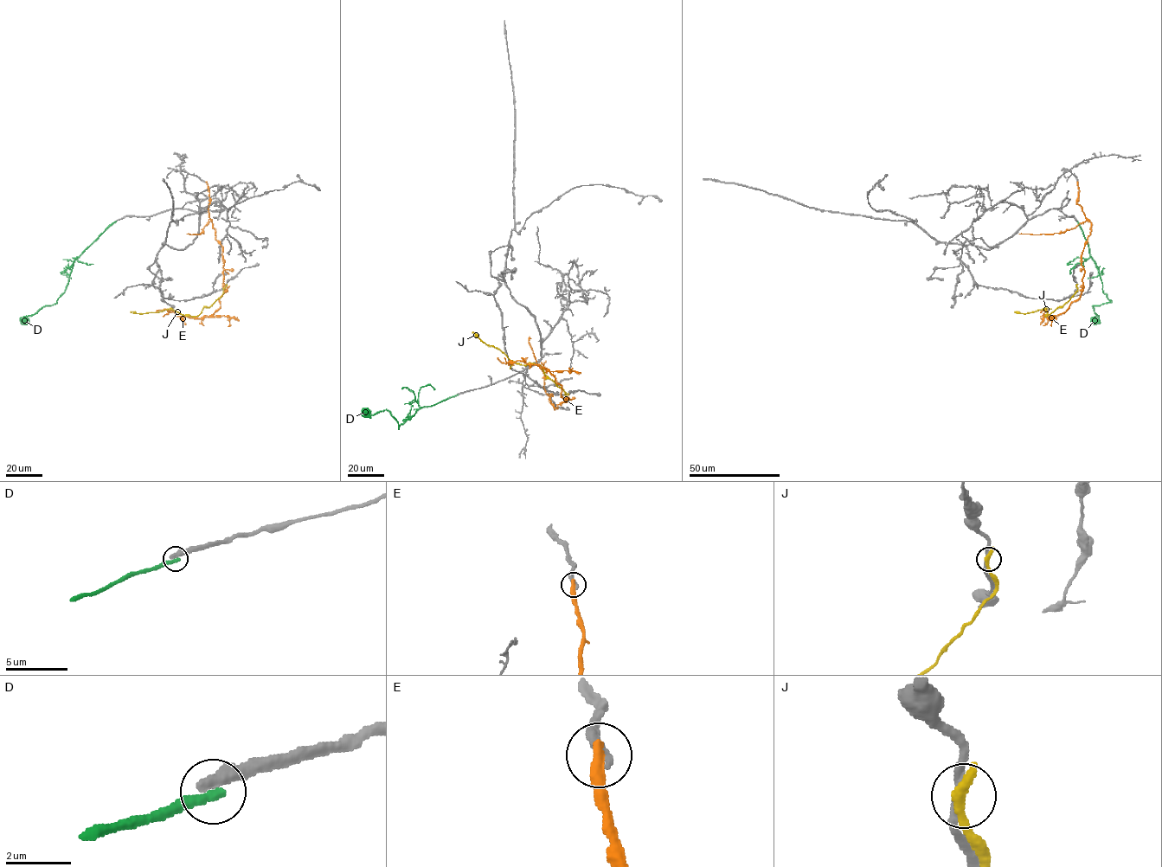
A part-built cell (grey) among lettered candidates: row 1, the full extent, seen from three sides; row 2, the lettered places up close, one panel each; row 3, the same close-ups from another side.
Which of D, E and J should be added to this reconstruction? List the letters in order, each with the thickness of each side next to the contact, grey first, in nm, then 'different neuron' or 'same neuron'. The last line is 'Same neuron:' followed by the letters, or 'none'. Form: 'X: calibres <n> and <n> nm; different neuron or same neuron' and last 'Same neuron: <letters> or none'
D: calibres 400 and 340 nm; different neuron
E: calibres 320 and 400 nm; different neuron
J: calibres 320 and 280 nm; different neuron
Same neuron: none

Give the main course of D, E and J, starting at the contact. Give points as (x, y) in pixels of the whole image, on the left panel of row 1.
D: (116, 221), (74, 260), (65, 291), (56, 303), (42, 306), (21, 323)
E: (206, 183), (209, 217), (222, 247), (225, 289), (220, 307), (201, 318), (177, 316), (167, 310), (155, 312)
J: (226, 285), (221, 296), (209, 307), (204, 307), (197, 316), (182, 315), (167, 309), (142, 313), (130, 312)

